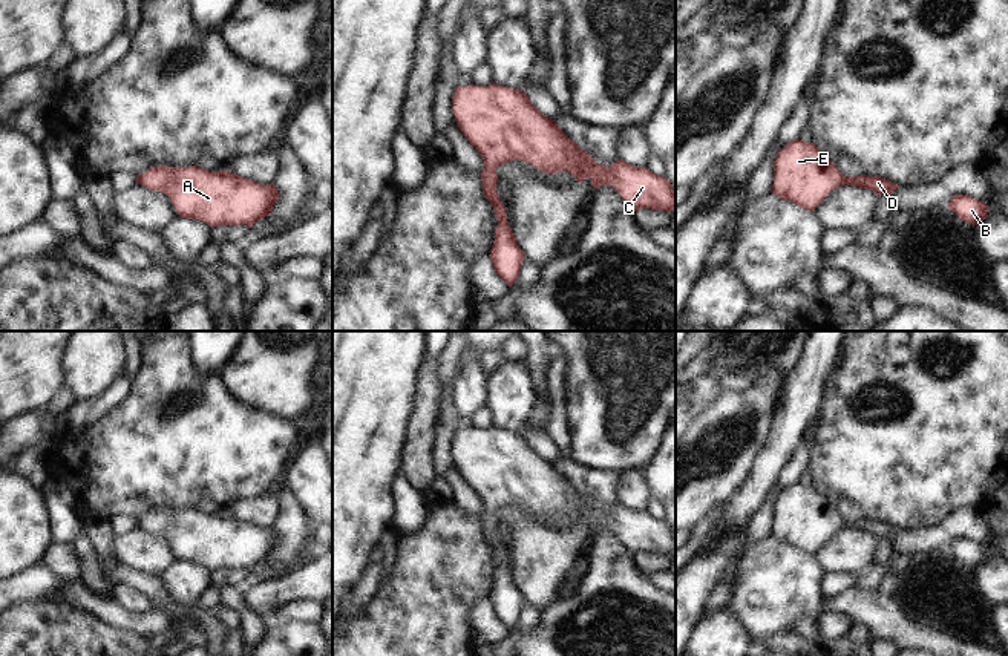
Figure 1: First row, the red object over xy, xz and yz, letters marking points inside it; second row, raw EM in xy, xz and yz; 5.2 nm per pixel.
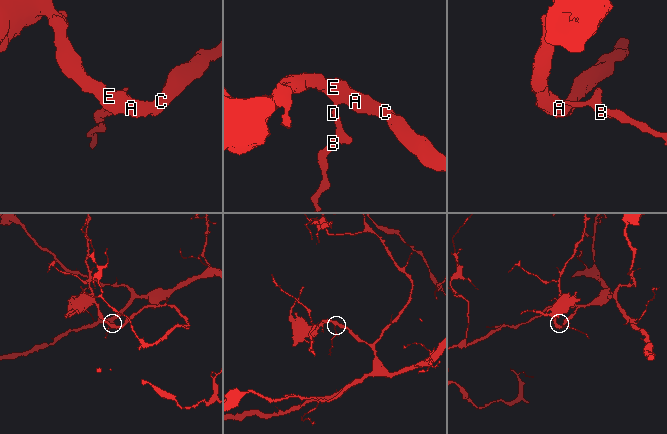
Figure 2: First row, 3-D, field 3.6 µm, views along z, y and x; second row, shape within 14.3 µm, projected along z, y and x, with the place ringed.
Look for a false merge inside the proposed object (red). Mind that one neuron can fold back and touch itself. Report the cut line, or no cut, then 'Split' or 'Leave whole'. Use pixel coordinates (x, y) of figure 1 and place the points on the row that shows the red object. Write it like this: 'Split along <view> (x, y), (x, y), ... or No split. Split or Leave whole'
No split. Leave whole.

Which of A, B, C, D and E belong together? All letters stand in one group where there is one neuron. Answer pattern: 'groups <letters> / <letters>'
groups A B C D E

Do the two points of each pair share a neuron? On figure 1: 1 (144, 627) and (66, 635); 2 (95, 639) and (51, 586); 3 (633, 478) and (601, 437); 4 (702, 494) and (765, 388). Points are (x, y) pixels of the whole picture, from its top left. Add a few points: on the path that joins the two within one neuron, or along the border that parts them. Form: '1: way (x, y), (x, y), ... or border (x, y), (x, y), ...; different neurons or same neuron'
1: border (91, 612), (117, 627), (146, 638); different neurons
2: border (52, 600), (25, 601), (17, 606); different neurons
3: border (628, 468), (644, 469); different neurons
4: way (728, 469), (756, 440), (760, 414); same neuron

